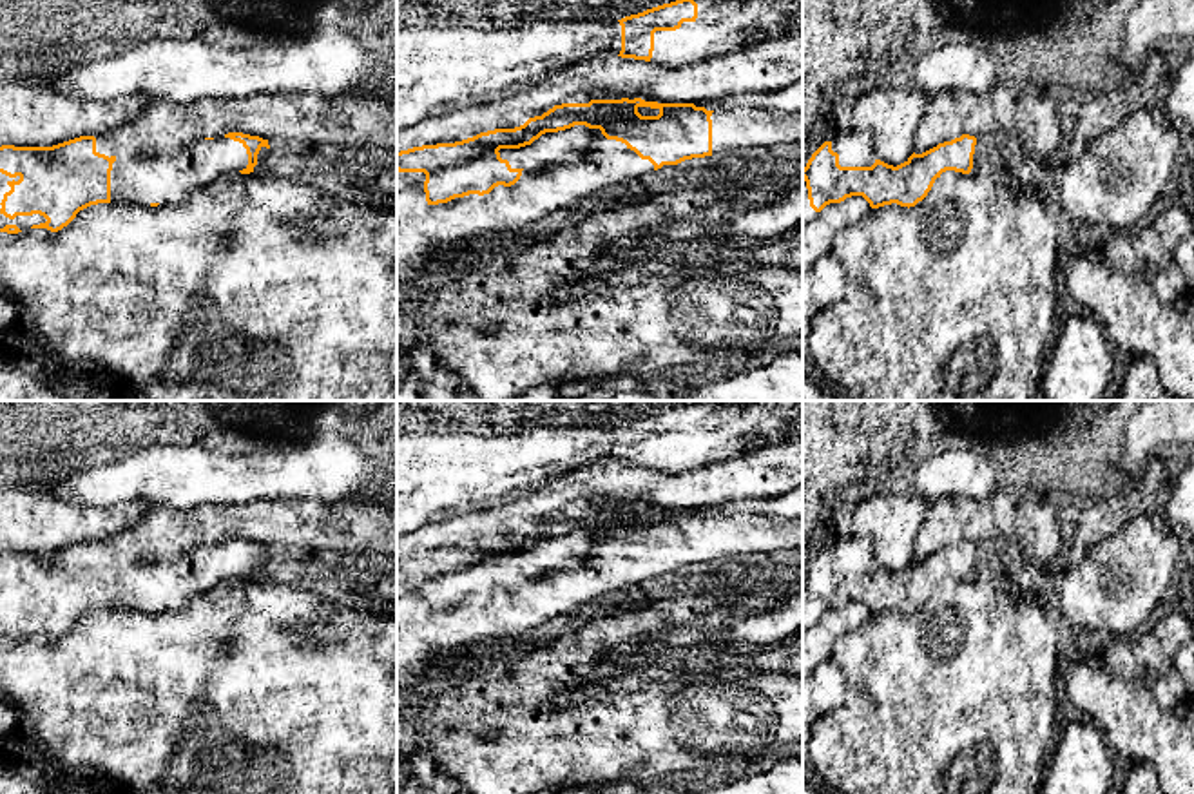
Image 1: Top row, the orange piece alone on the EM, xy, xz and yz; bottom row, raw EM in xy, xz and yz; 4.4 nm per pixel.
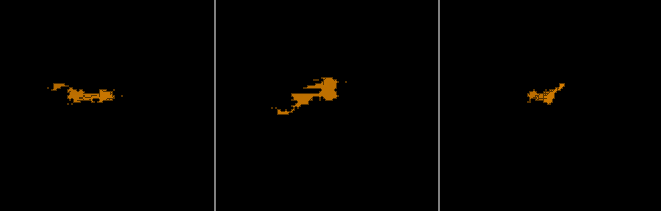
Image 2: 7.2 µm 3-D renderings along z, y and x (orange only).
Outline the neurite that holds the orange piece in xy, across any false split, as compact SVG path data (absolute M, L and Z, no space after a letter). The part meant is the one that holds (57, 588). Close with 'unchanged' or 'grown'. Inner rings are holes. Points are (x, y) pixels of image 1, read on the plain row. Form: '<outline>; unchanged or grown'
M243 538L179 549L169 558L143 564L114 562L103 542L80 542L53 553L0 553L0 638L29 634L58 638L80 616L98 609L167 611L181 609L208 587L230 580L250 580L268 546Z; grown

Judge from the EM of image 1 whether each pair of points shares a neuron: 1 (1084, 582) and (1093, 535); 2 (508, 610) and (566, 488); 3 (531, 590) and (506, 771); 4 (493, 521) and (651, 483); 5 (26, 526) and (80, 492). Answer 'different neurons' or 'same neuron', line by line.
1: different neurons
2: different neurons
3: different neurons
4: same neuron
5: different neurons

